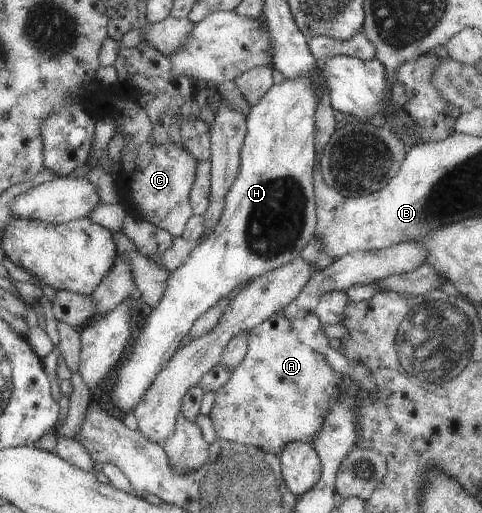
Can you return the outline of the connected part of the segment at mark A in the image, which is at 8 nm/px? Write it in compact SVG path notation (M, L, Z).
M280 310L280 312L276 312L274 315L268 316L268 318L263 320L262 323L246 332L246 342L248 342L248 348L246 349L244 358L242 358L240 364L234 367L234 370L230 373L230 378L228 378L228 380L226 380L226 382L218 388L218 390L214 391L215 398L209 413L209 418L216 438L235 442L236 444L254 446L254 448L259 448L260 450L269 452L277 457L278 454L280 454L280 450L284 448L284 444L288 444L291 441L302 441L311 445L312 440L315 439L316 432L318 432L320 427L323 426L324 416L328 414L328 400L330 400L332 395L335 394L335 386L337 385L338 376L335 375L331 365L328 364L327 357L322 356L320 352L316 352L316 350L310 348L308 344L304 344L299 340L299 337L296 336L296 332L294 332L288 324L287 317L284 316L284 310Z

